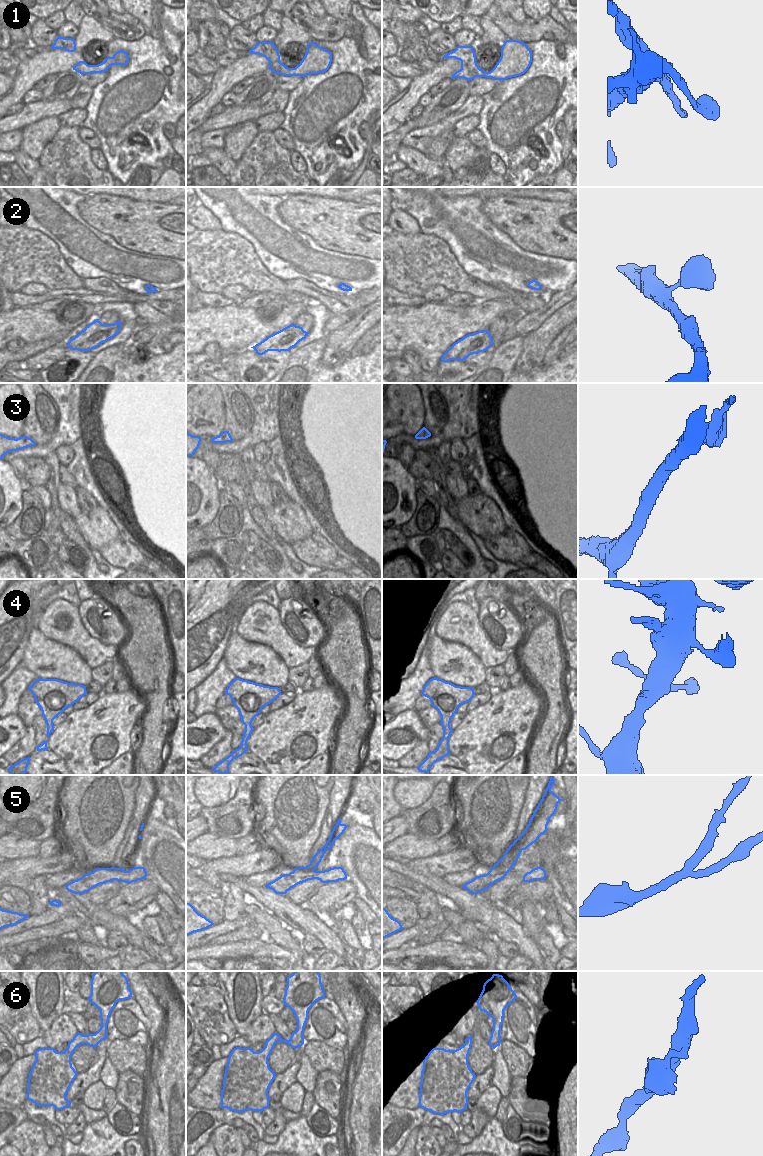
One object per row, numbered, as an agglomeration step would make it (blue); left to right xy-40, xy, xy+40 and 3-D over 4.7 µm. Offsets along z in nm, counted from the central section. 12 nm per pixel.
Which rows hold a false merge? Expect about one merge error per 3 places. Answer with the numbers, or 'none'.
1, 3, 5

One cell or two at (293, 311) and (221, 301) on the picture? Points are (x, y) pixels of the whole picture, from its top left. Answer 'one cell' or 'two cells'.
two cells

